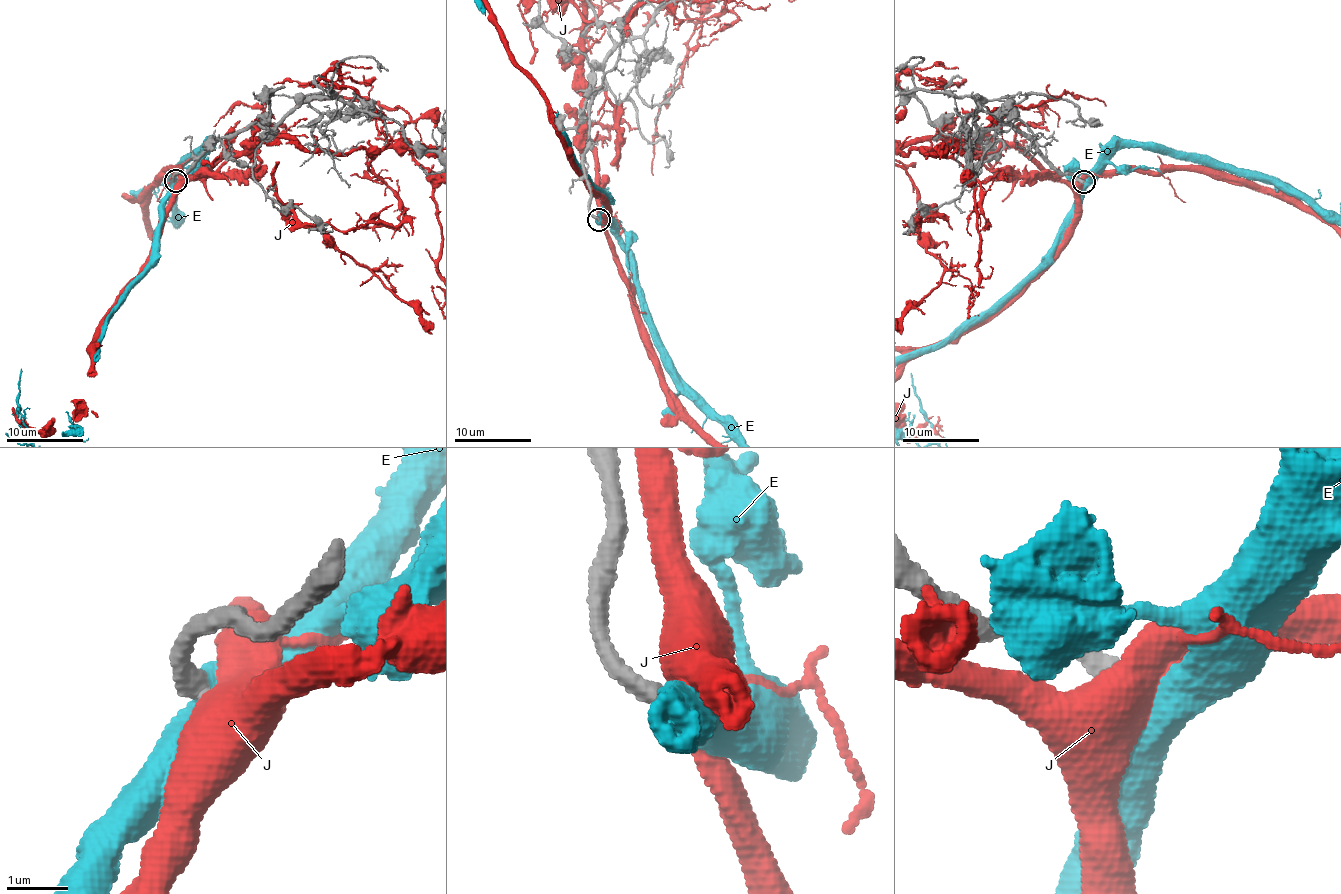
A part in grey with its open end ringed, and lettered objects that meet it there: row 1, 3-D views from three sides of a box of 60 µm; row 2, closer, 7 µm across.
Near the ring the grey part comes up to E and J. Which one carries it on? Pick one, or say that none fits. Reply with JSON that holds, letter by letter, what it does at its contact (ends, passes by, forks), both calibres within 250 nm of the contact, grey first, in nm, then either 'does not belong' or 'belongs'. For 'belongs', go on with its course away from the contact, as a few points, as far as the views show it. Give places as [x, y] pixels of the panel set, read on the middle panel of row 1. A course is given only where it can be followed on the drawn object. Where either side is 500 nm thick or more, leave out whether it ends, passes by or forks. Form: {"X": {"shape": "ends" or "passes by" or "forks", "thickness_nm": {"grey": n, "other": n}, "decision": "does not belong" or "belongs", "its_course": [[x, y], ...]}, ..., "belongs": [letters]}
{"E": {"thickness_nm": {"grey": 360, "other": 550}, "decision": "belongs"}, "J": {"thickness_nm": {"grey": 400, "other": 550}, "decision": "does not belong"}, "belongs": ["E"]}

